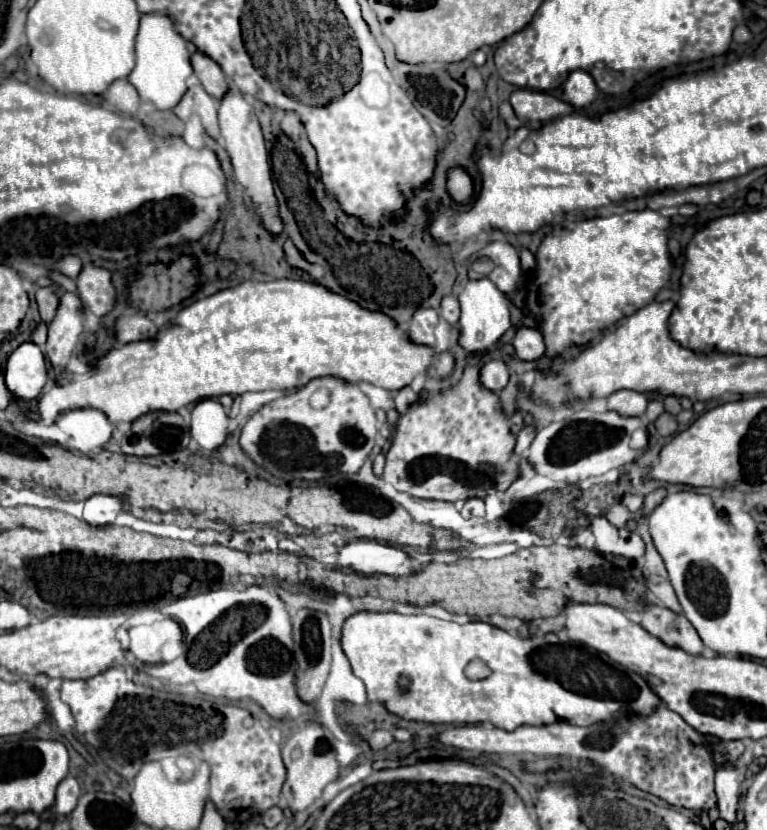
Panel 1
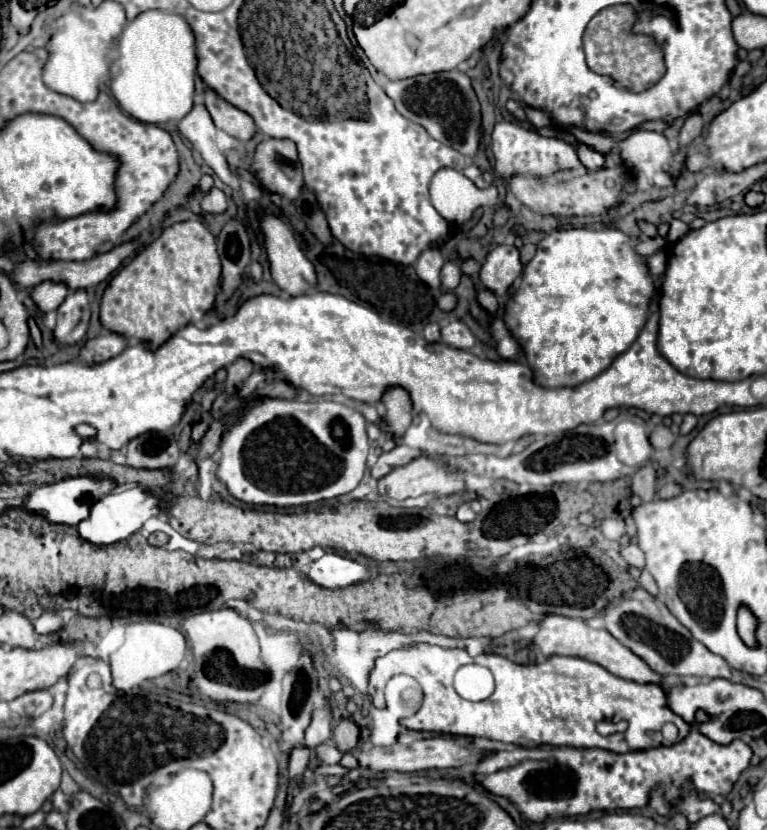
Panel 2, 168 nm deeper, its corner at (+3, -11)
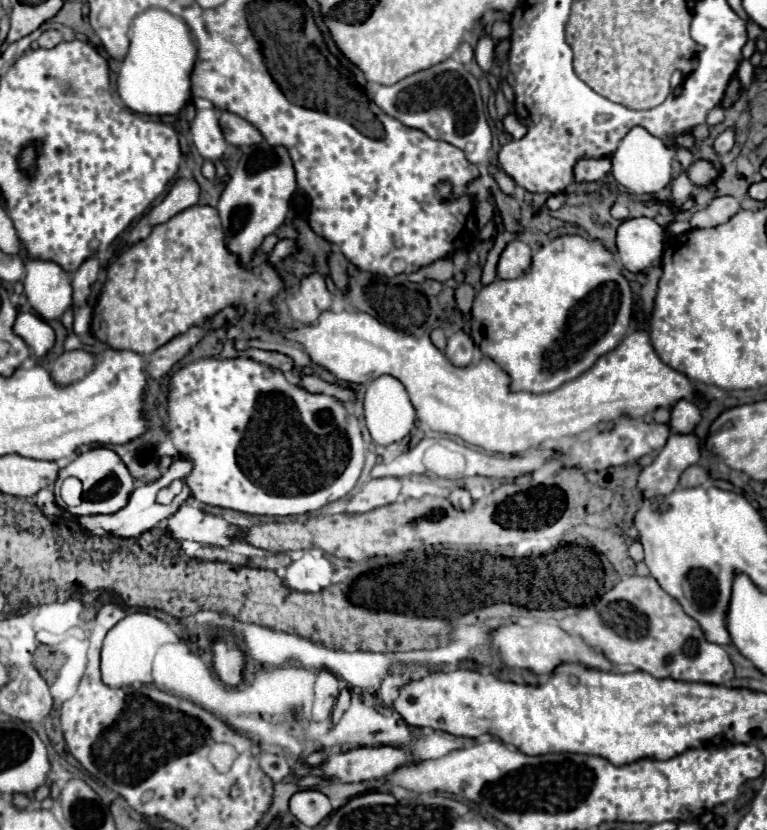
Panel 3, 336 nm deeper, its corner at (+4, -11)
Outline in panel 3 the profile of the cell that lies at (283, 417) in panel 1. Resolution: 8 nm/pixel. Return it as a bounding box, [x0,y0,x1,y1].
[166,358,366,516]

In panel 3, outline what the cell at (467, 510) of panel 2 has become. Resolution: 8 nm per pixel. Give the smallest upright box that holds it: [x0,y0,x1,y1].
[448,488,472,510]

